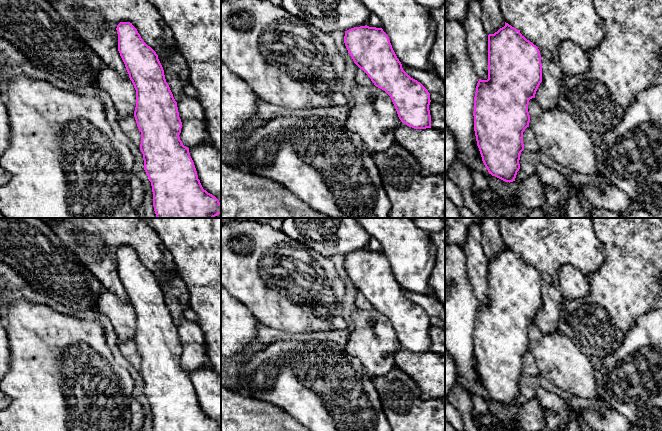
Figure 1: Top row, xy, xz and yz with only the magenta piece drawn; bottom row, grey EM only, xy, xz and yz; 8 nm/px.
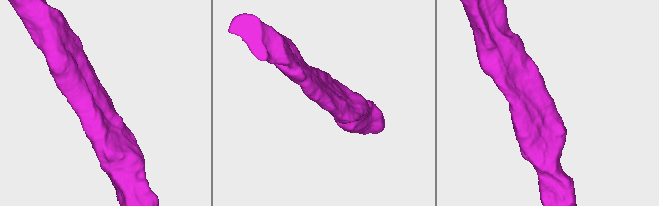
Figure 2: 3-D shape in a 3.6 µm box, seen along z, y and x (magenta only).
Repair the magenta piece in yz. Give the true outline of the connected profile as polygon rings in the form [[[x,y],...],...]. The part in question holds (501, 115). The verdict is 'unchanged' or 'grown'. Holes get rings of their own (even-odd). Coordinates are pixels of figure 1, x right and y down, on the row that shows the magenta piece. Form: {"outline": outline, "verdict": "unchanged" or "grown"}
{"outline": [[[505,22],[505,26],[488,35],[488,79],[479,79],[474,97],[474,131],[482,161],[489,174],[505,182],[515,181],[520,169],[520,154],[524,150],[523,132],[529,127],[529,100],[535,98],[542,82],[541,55],[538,47],[519,30]]], "verdict": "unchanged"}

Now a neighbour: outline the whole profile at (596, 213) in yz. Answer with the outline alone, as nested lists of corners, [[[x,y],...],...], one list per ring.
[[[594,208],[591,217],[592,218],[620,218],[620,213],[610,211],[607,209]]]

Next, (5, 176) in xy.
[[[0,165],[0,186],[6,185],[11,179],[11,174]]]

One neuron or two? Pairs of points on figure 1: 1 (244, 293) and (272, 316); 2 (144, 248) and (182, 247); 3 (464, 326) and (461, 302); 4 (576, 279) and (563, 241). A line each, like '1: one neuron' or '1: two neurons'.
1: one neuron
2: two neurons
3: one neuron
4: two neurons

